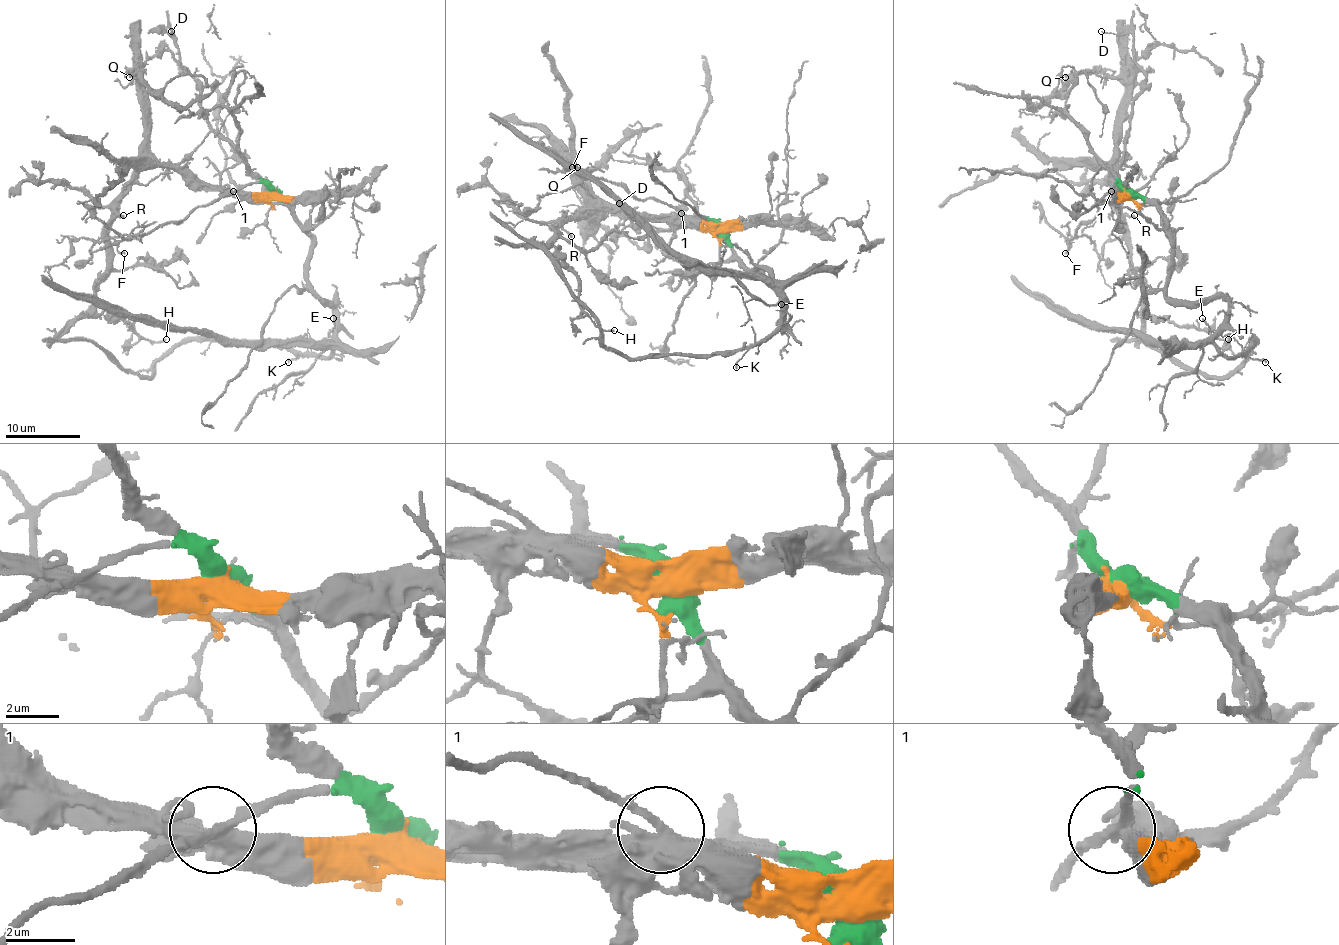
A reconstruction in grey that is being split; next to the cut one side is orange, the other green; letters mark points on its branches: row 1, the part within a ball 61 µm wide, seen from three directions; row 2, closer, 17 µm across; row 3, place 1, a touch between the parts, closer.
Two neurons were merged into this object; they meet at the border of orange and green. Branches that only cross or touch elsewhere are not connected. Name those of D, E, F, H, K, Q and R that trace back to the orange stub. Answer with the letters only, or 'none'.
H, Q, R

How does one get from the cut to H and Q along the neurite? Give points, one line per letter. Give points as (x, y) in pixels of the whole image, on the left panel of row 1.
H: (273, 194), (194, 188), (177, 171), (128, 184), (108, 231), (108, 267), (95, 299), (153, 342), (166, 338)
Q: (273, 194), (207, 188), (155, 156), (149, 149), (149, 121), (138, 72), (128, 78)

